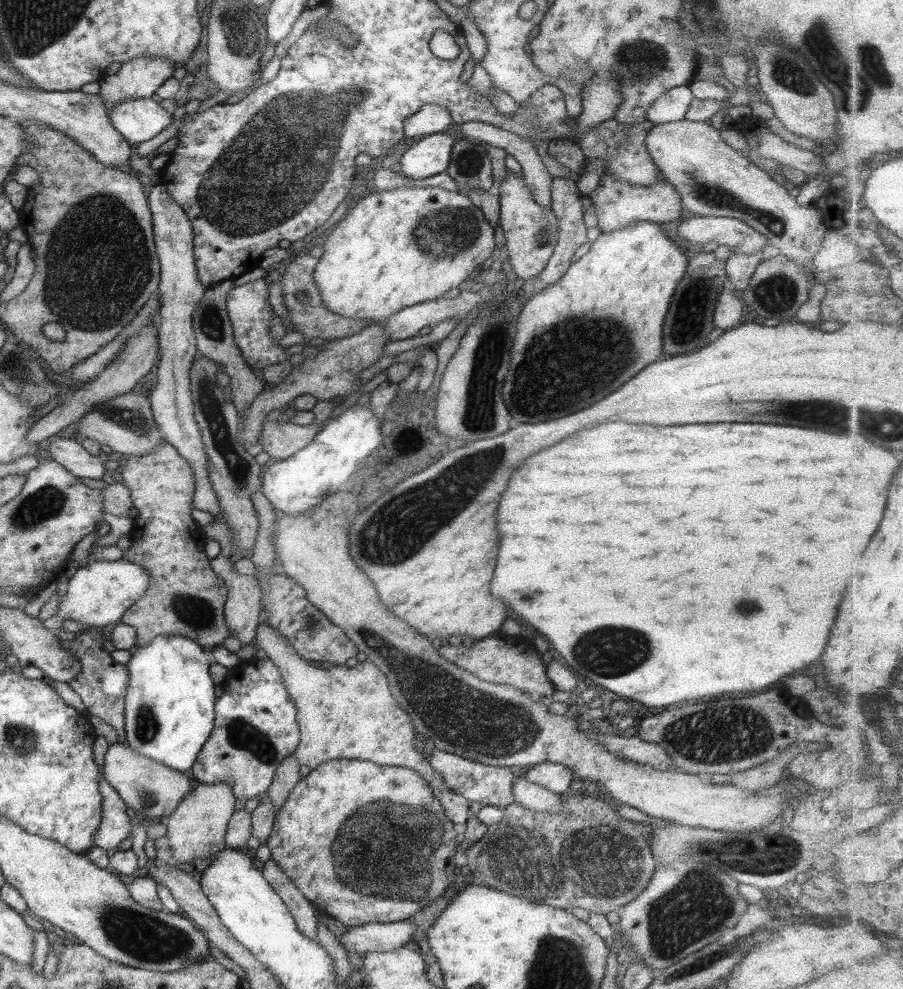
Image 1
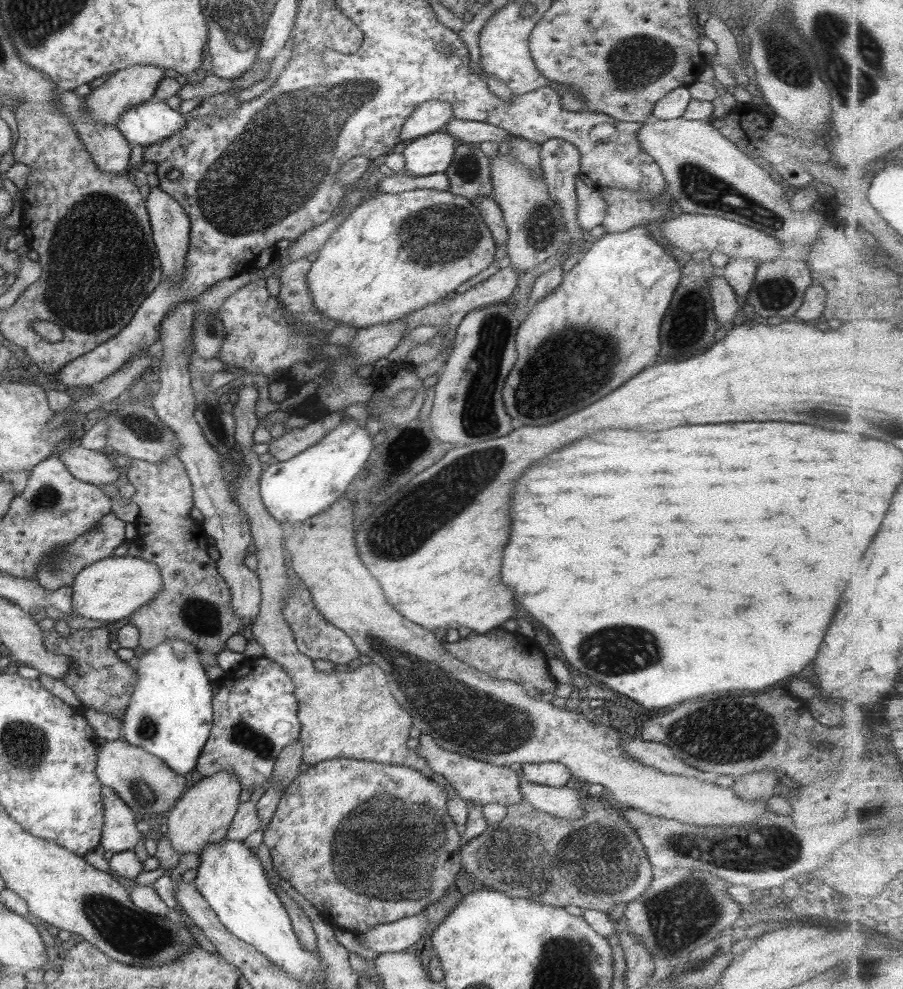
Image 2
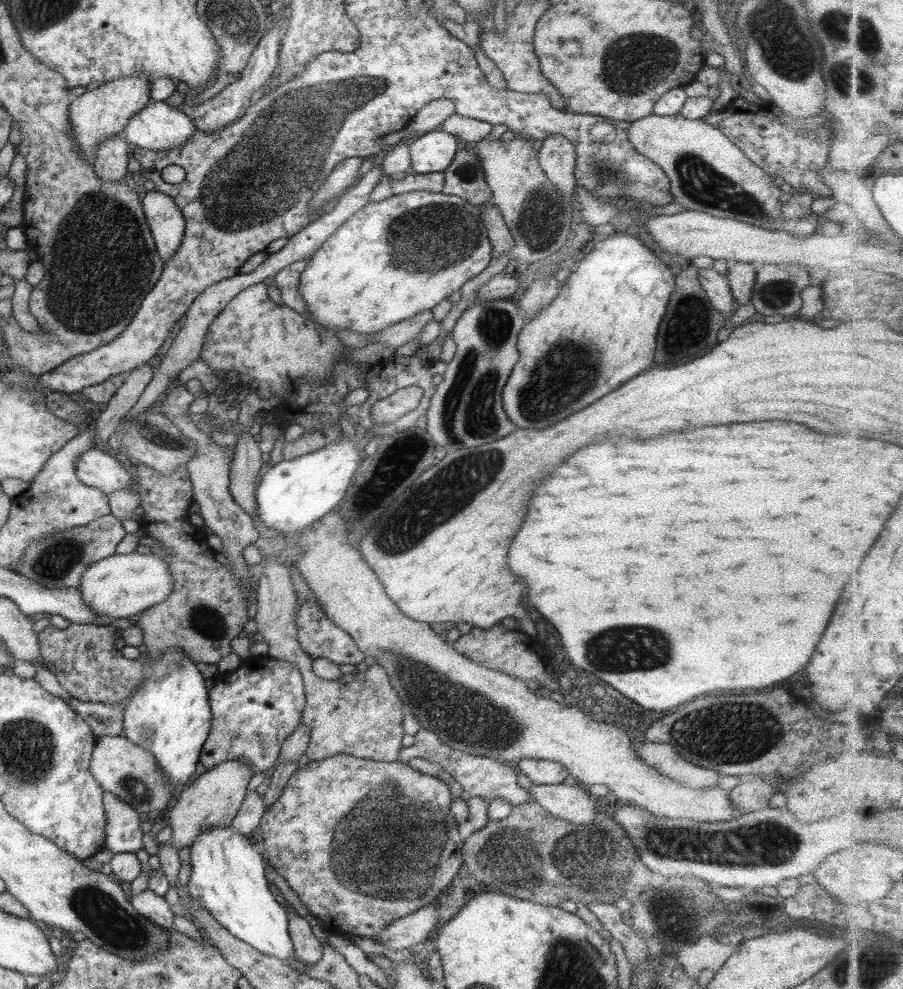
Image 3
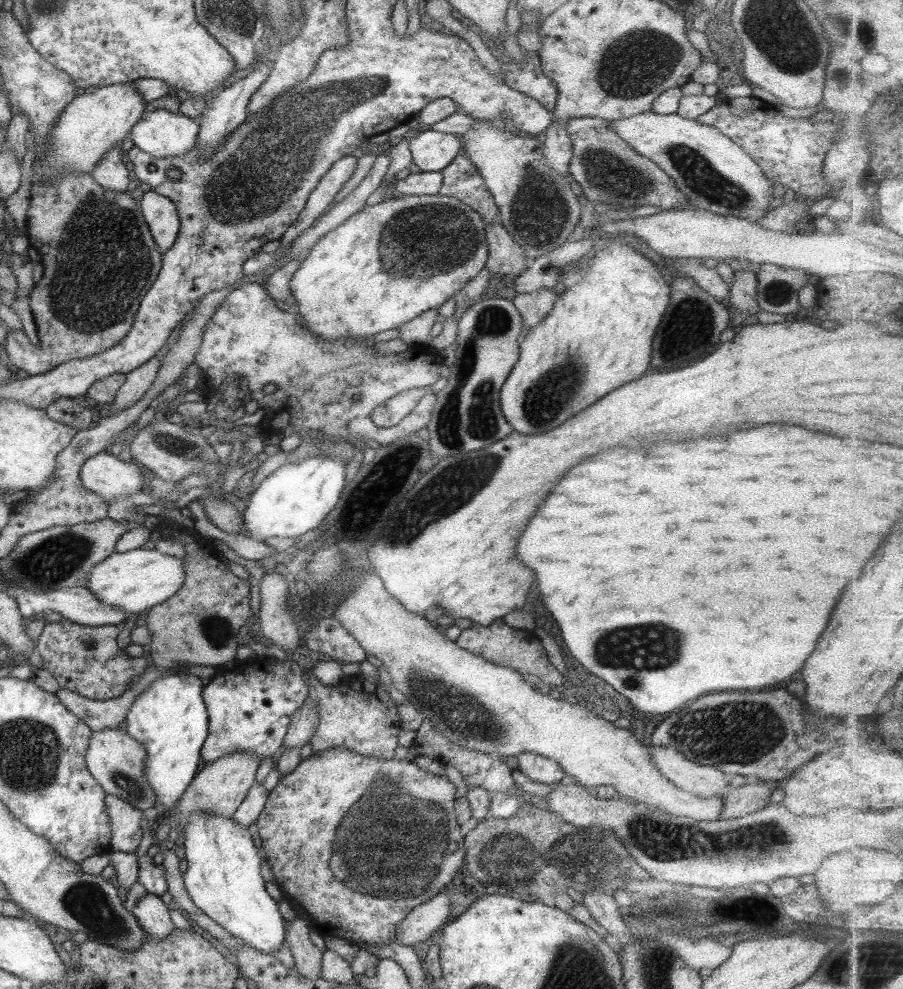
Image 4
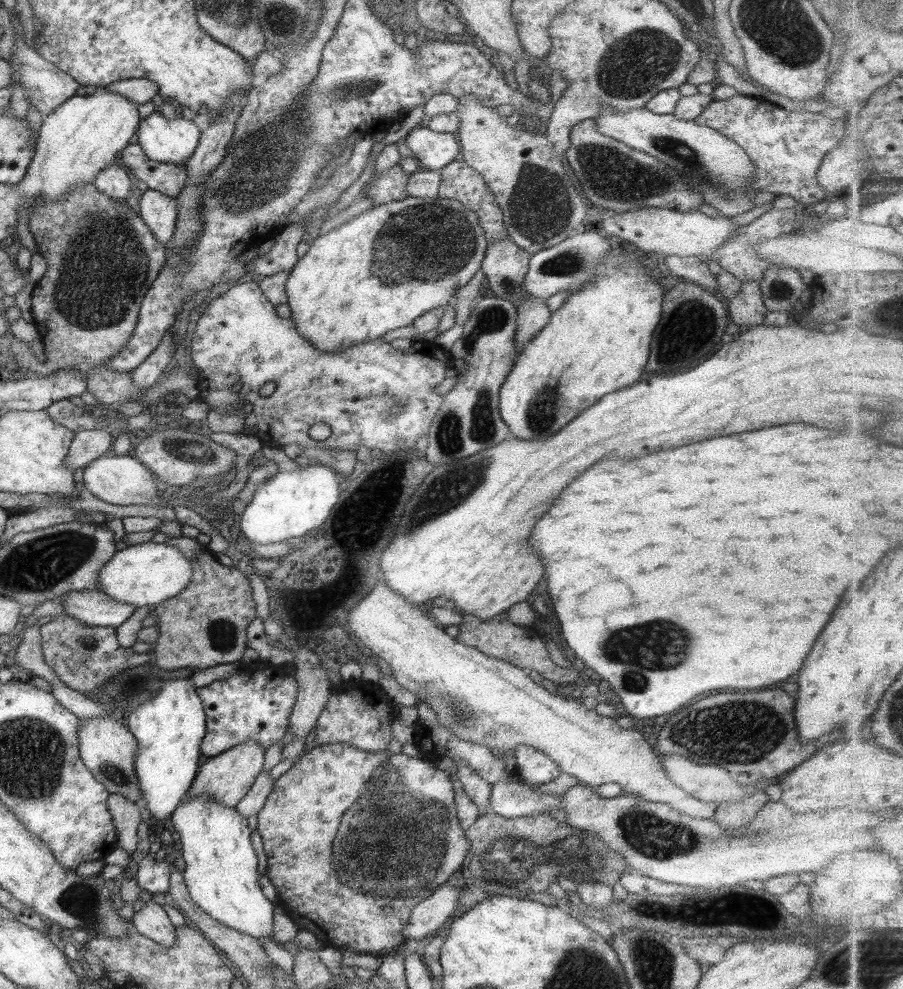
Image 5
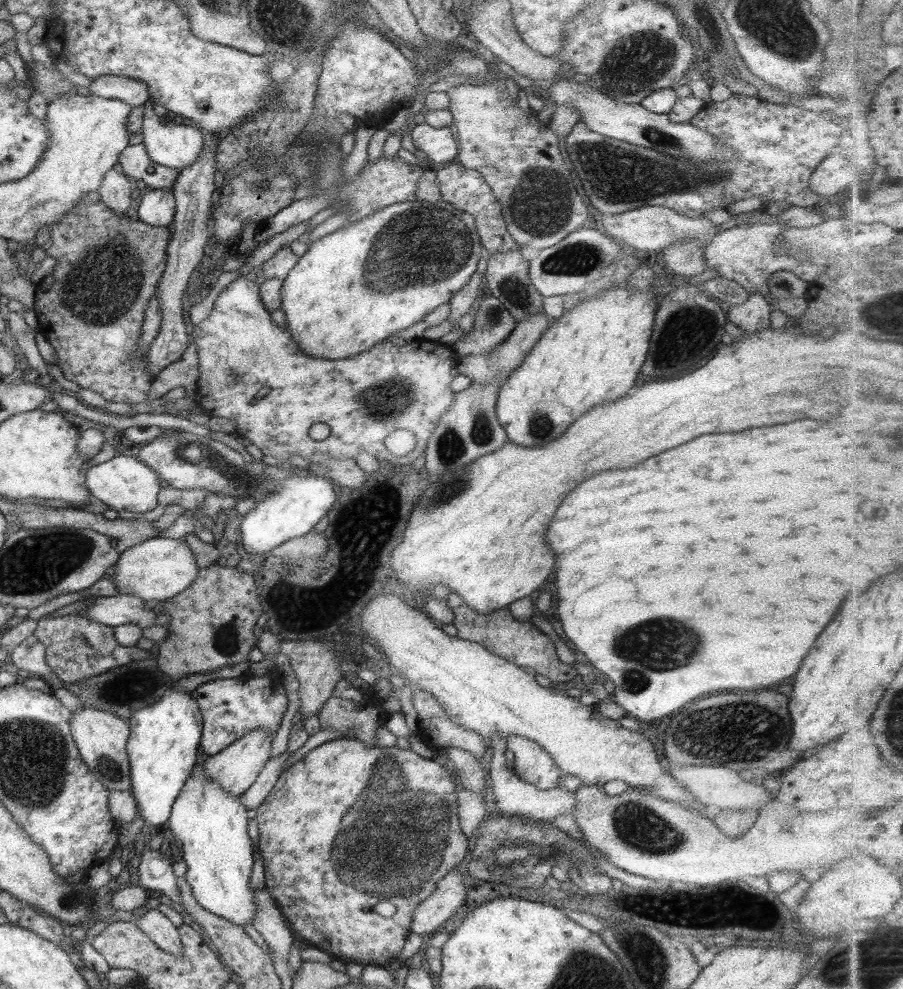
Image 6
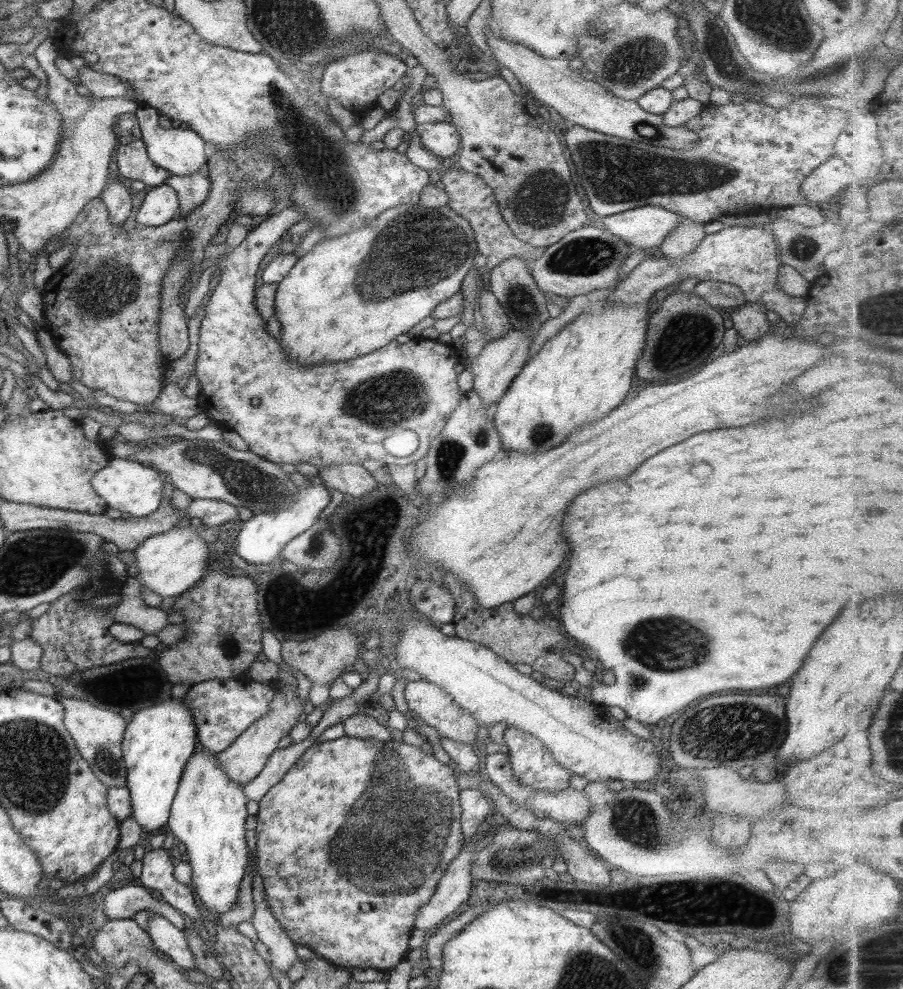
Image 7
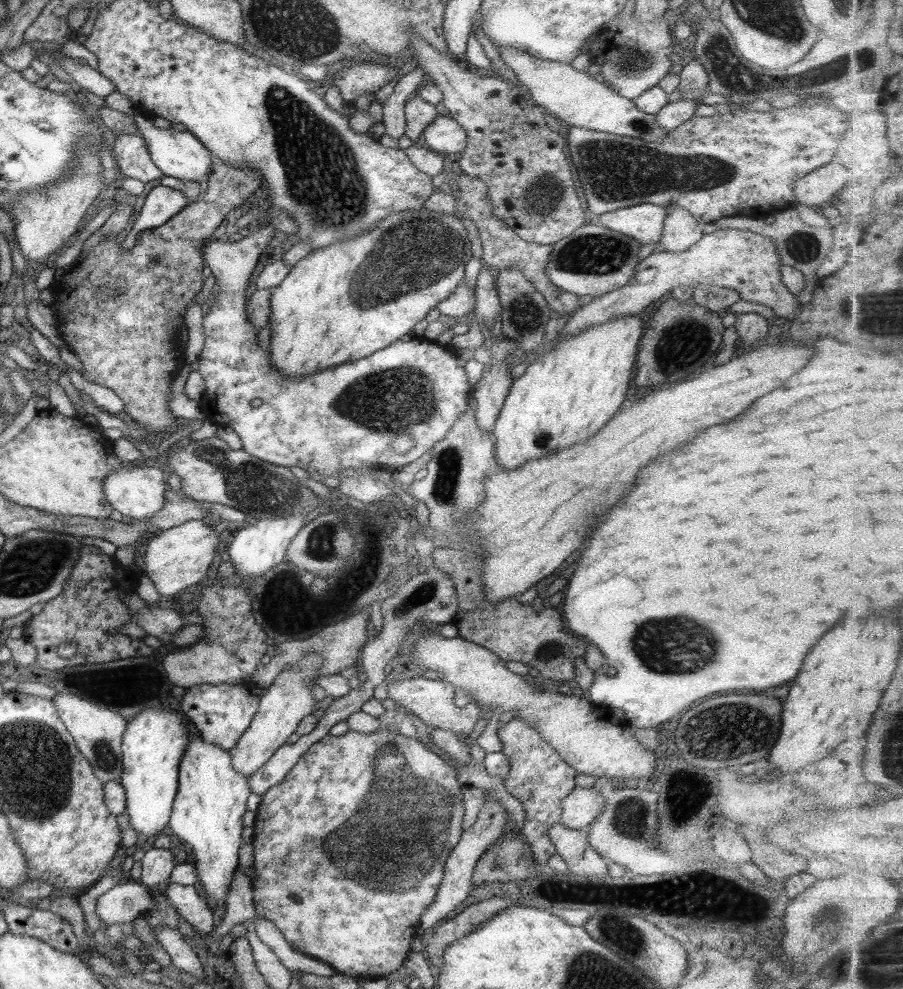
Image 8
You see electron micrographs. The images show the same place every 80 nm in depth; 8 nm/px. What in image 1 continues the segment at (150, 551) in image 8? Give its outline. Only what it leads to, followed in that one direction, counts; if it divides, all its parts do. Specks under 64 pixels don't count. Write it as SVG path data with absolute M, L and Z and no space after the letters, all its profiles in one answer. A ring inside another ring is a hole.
M109 554L98 560L87 561L65 582L65 596L59 600L57 613L42 620L42 625L55 634L65 619L86 624L89 629L117 623L123 613L145 594L149 583L148 572L138 564L114 558Z

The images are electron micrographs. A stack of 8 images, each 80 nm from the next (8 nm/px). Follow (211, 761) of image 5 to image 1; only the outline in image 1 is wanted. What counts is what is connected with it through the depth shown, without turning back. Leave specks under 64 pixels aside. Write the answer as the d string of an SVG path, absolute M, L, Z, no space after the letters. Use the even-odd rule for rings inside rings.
M223 781L211 784L198 783L177 804L175 811L167 818L166 835L172 850L173 862L189 863L196 858L212 858L215 853L226 847L224 836L227 823L234 814L235 797L230 786Z

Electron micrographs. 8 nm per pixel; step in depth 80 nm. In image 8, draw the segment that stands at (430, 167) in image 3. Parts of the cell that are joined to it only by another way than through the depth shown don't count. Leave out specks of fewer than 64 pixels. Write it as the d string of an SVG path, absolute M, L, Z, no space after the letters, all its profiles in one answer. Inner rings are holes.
M440 111L422 130L423 145L438 154L457 154L466 145L466 132L449 114Z

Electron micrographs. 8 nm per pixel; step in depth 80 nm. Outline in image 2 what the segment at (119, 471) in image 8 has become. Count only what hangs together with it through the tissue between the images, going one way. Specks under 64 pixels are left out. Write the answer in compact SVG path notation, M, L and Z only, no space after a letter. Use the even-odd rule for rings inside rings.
M64 443L57 454L69 474L93 487L113 485L113 482L121 478L117 468L113 466L112 457L87 450L78 443Z

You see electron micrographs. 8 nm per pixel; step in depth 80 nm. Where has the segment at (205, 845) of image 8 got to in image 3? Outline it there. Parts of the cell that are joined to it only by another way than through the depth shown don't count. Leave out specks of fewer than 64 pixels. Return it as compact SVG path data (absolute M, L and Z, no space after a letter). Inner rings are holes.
M221 826L203 829L188 847L188 864L191 869L186 883L188 896L237 940L248 944L263 955L277 958L287 965L289 960L295 960L294 948L287 930L287 910L265 878L266 861L261 851L249 842L245 835L236 833L229 827L221 828Z

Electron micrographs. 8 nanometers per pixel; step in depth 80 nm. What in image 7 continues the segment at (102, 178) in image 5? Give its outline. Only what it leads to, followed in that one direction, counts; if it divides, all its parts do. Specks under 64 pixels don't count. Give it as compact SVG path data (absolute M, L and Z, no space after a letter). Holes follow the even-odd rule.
M116 179L114 183L104 186L99 198L109 214L109 223L115 225L115 227L123 225L131 212L129 190Z

